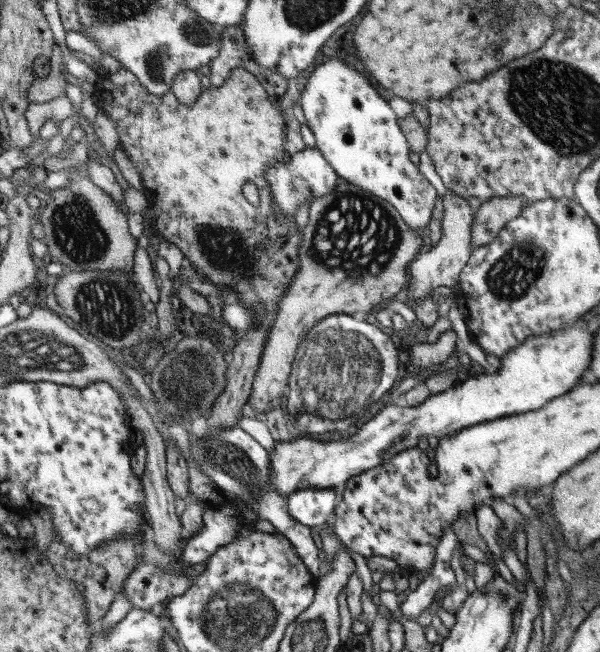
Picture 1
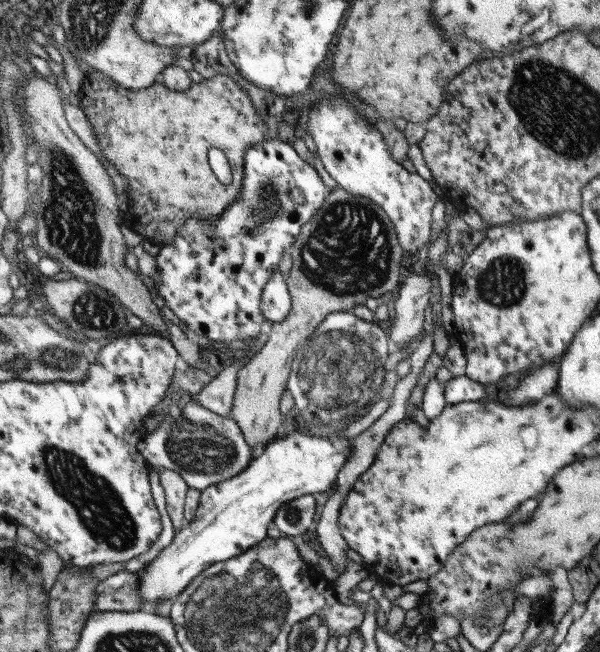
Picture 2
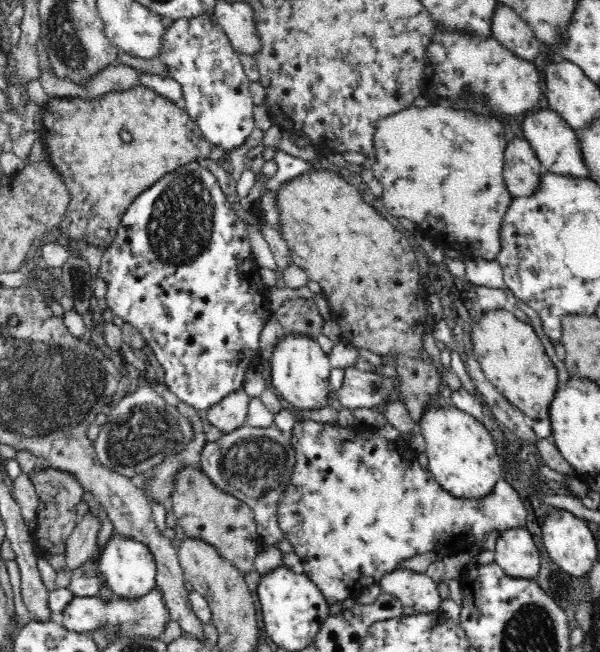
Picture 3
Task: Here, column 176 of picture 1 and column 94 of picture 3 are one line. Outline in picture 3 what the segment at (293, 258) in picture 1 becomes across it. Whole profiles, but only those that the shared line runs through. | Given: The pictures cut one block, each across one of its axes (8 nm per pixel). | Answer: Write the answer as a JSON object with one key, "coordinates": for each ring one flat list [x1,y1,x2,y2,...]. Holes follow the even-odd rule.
{"coordinates":[[143,84,133,86,132,88,116,91,112,90,103,94,102,96,96,96,96,98,69,98,69,97,50,97,42,106,42,139,43,145,47,152,47,158,51,162,51,165,55,168,55,172,62,175,63,181,69,187,69,205,67,206,67,213,60,224,55,230,62,231,64,236,74,240,76,244,83,243,98,247,100,249,106,250,114,242,116,238,116,230,120,226,120,221,124,217,124,213,128,208,128,205,140,194,144,192,147,188,150,188,152,184,156,182,161,176,167,175,168,172,176,170,179,166,183,164,188,164,197,161,200,157,208,158,218,161,223,156,227,154,224,149,217,147,215,144,209,143,202,134,200,127,197,126,190,115,185,111,184,107,179,107,176,103,171,102,169,99,158,95,156,91,152,88,145,87]]}

